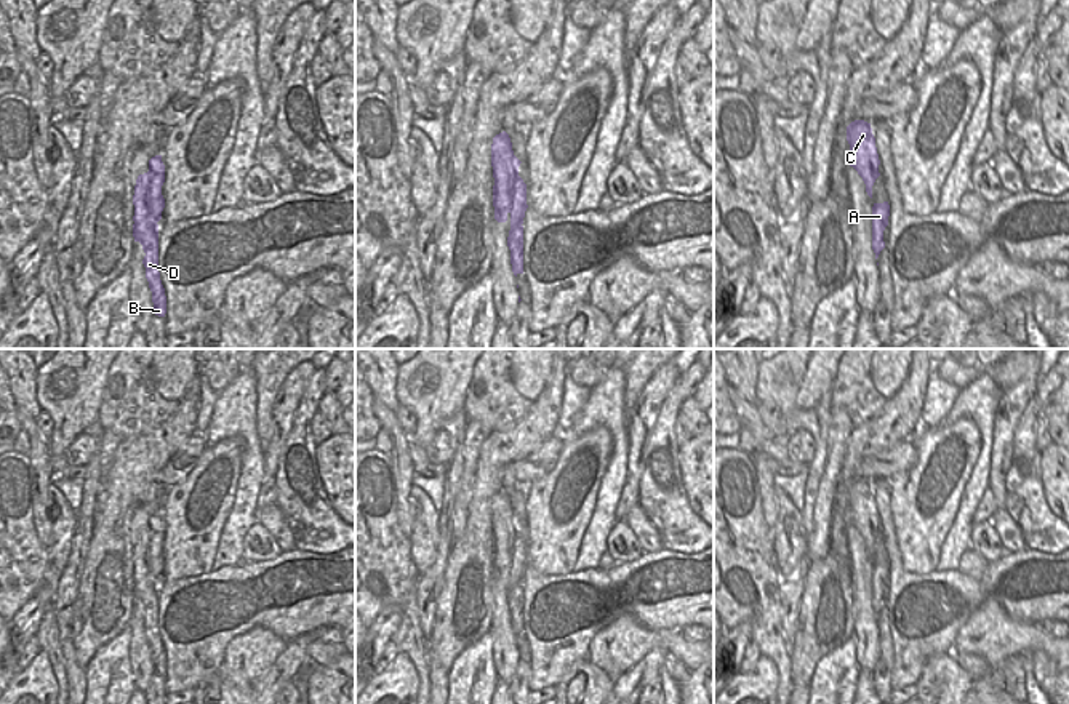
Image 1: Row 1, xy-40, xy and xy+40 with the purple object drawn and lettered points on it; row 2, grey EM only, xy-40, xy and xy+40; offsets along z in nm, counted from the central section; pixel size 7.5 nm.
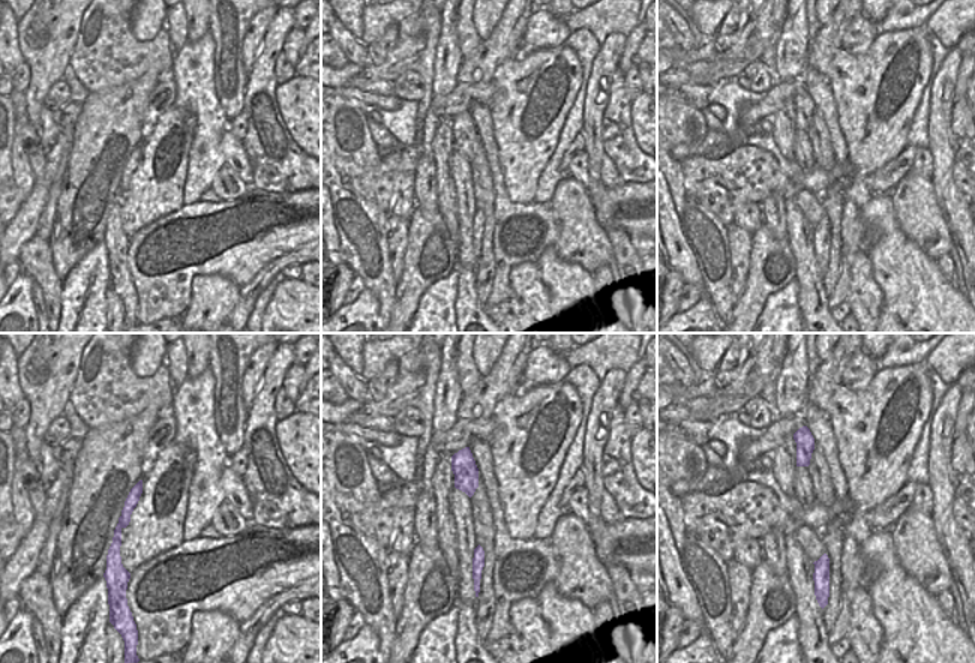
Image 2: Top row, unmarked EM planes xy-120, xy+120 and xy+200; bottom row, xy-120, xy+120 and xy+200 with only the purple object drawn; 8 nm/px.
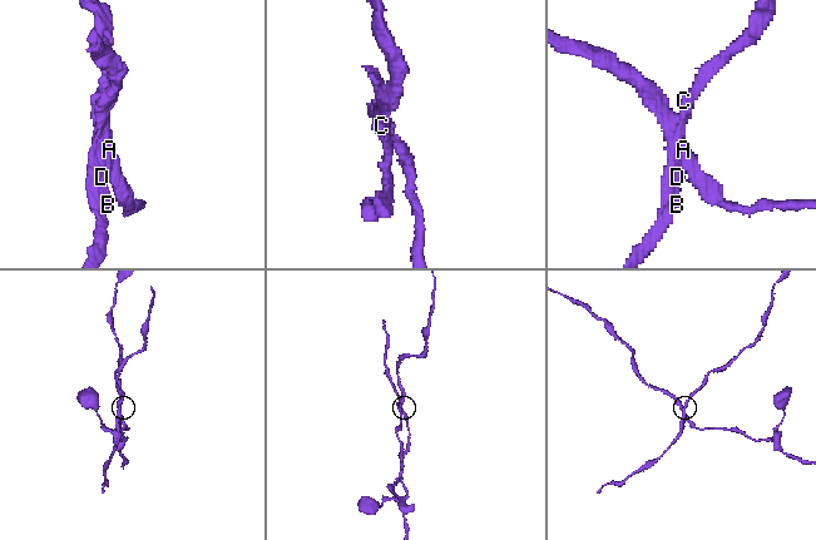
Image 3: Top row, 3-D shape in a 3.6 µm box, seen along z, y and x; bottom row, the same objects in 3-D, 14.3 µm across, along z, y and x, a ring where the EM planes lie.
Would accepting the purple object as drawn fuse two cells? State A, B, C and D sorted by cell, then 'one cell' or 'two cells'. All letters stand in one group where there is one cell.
A / B C D | two cells

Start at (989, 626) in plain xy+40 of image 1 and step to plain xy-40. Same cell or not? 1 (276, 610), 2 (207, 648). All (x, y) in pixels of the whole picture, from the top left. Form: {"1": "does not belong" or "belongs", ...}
{"1": "does not belong", "2": "does not belong"}

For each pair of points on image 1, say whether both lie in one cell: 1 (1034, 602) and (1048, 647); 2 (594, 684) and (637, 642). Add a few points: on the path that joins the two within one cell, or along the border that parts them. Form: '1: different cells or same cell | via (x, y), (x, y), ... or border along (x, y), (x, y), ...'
1: different cells | border along (1005, 610), (1013, 618), (1040, 624)
2: different cells | border along (586, 660), (599, 666), (613, 680)

